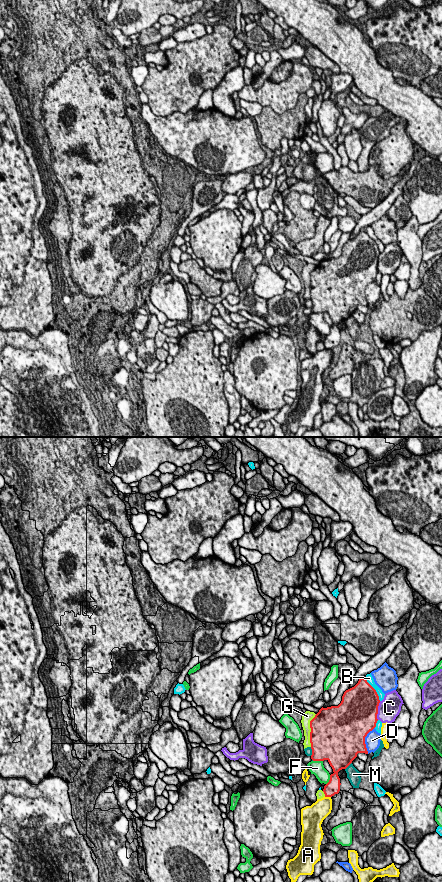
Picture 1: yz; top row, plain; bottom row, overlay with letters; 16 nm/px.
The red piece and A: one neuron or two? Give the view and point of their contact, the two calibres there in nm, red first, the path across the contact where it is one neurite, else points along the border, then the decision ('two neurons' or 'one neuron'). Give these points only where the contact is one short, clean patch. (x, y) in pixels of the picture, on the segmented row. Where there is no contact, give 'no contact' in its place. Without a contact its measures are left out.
yz (327, 796) | 220/300 nm | along yz (324, 796), (330, 797) | two neurons

